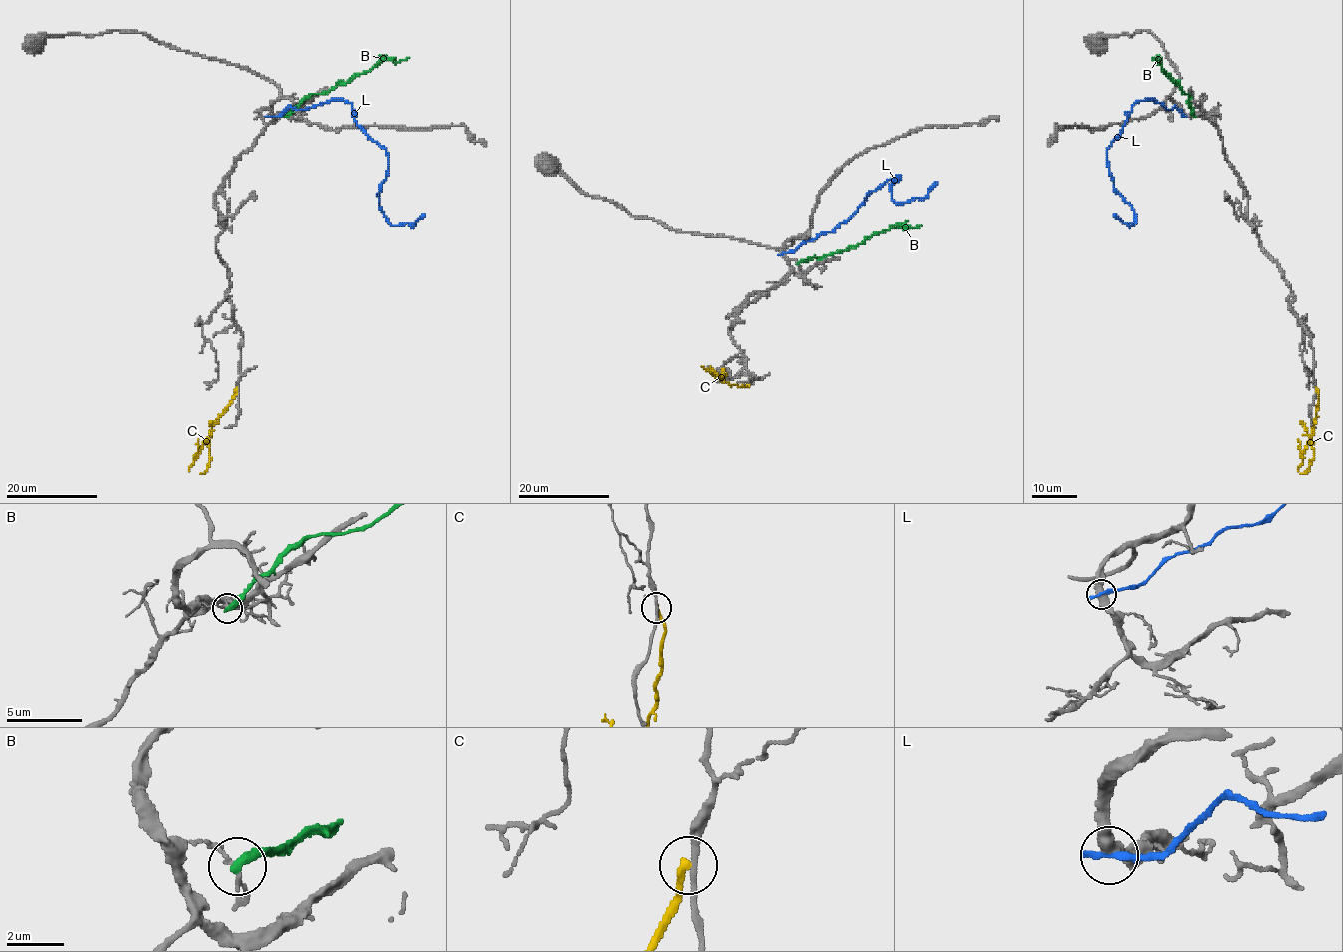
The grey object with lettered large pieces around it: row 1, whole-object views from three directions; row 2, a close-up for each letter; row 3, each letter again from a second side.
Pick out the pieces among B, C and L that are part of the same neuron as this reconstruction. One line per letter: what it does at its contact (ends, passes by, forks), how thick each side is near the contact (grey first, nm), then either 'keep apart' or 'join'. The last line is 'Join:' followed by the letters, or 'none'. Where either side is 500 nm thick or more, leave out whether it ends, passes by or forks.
B: it ends | 110/360 nm | keep apart
C: it ends | 190/240 nm | keep apart
L: it ends | 440/260 nm | keep apart
Join: none

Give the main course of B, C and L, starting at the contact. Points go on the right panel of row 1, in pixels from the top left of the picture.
B: (1195, 116), (1189, 107), (1189, 97), (1163, 70), (1157, 57)
C: (1316, 388), (1317, 408), (1310, 439), (1314, 458), (1309, 468), (1300, 473)
L: (1184, 116), (1154, 100), (1131, 107), (1107, 151), (1107, 166), (1114, 188), (1130, 204), (1133, 225), (1114, 215)

